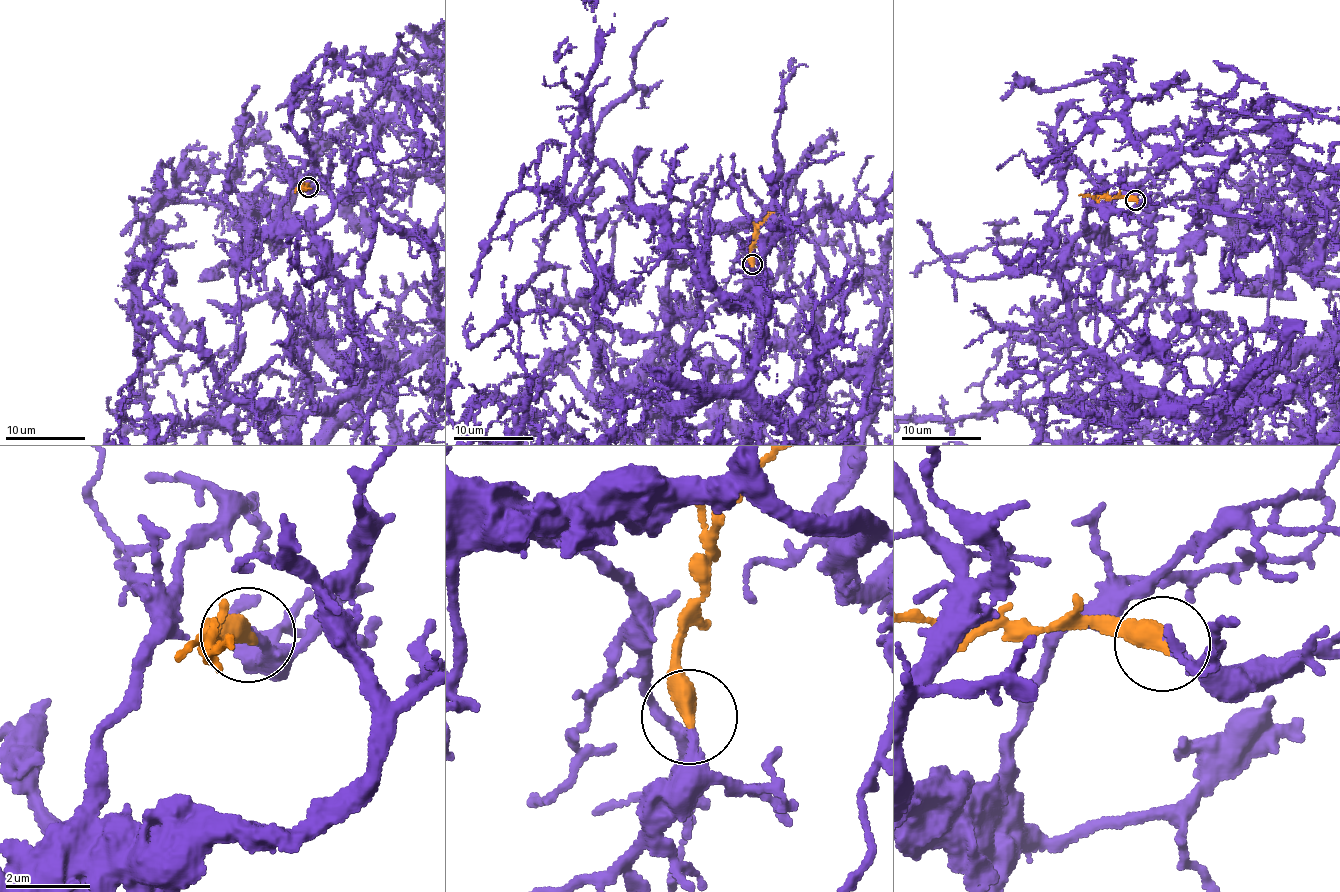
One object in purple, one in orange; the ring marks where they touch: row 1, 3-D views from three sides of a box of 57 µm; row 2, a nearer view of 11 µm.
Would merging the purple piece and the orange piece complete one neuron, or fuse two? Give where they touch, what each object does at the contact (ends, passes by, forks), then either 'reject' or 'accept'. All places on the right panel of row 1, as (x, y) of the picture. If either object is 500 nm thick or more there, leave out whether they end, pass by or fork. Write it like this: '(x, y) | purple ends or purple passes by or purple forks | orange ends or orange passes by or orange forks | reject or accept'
(1135, 200) | purple ends | orange ends | accept

